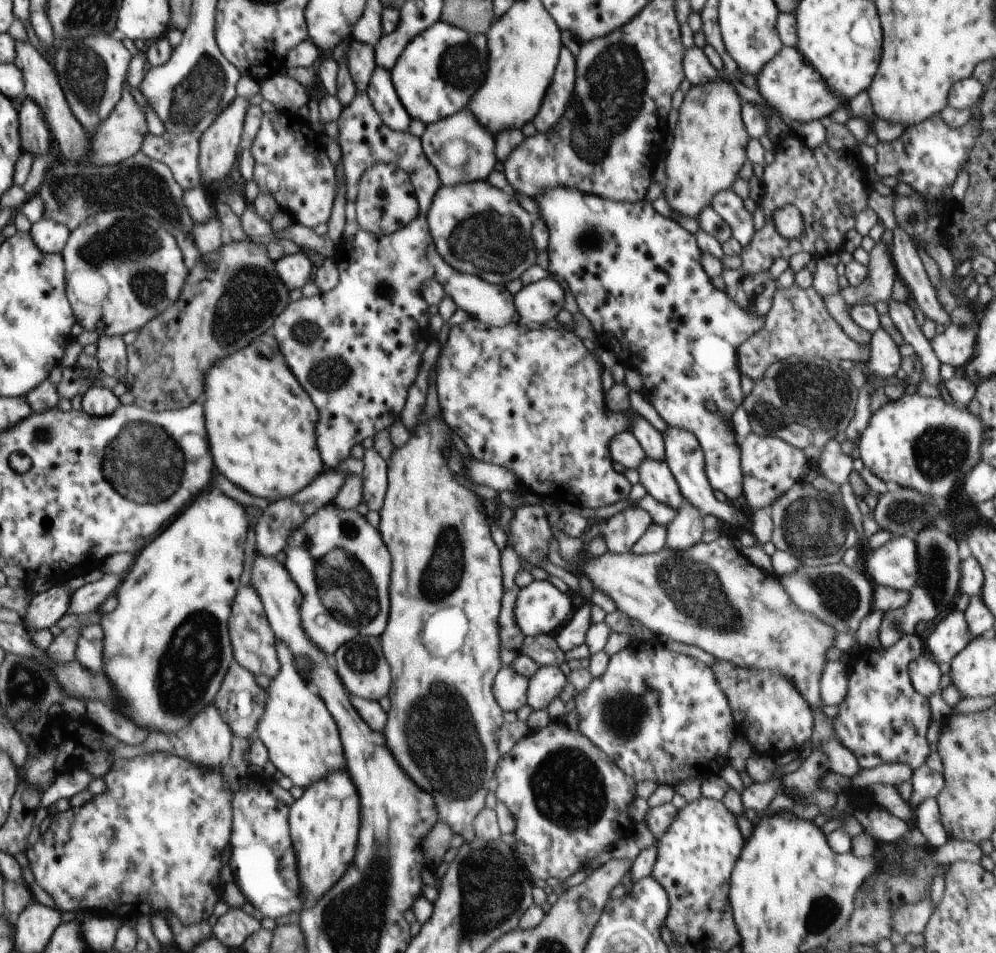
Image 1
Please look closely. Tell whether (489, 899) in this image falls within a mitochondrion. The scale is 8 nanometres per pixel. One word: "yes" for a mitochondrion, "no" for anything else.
yes

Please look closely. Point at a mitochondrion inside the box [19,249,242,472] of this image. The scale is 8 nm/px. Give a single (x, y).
(46, 433)

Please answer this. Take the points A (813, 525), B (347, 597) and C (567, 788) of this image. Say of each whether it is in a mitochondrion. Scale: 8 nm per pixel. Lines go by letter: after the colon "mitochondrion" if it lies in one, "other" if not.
A: mitochondrion
B: mitochondrion
C: mitochondrion

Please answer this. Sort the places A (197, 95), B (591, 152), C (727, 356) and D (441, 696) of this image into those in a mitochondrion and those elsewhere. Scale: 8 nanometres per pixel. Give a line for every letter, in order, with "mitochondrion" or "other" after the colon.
A: mitochondrion
B: mitochondrion
C: other
D: mitochondrion

